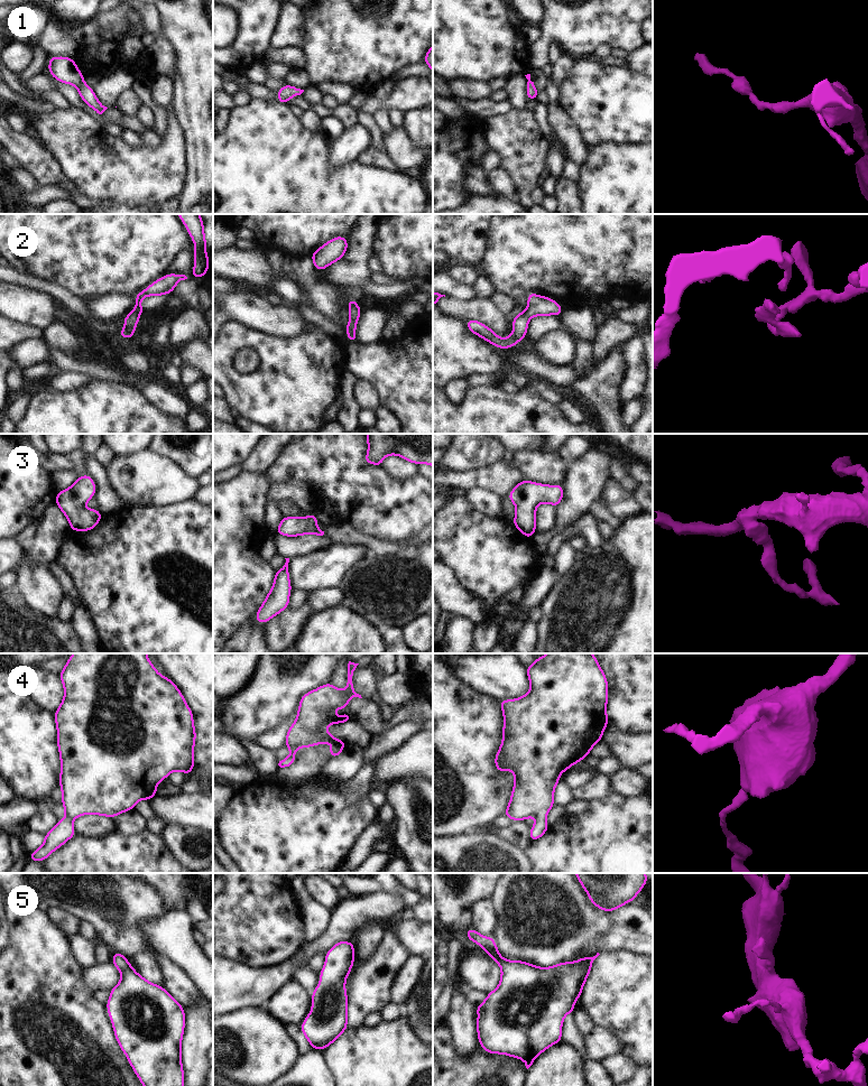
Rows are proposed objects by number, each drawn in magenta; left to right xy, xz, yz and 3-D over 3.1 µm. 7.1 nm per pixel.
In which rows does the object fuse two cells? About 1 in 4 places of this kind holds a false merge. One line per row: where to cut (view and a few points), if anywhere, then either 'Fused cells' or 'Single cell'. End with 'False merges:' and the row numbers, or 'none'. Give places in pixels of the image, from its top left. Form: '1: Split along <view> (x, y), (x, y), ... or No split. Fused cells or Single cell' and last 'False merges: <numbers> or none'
1: No split. Single cell
2: No split. Single cell
3: No split. Single cell
4: No split. Single cell
5: No split. Single cell
False merges: none.

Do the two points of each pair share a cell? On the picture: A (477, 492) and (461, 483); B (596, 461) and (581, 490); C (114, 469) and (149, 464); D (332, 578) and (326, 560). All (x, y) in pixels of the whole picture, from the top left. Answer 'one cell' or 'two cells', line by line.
A: two cells
B: one cell
C: one cell
D: one cell

